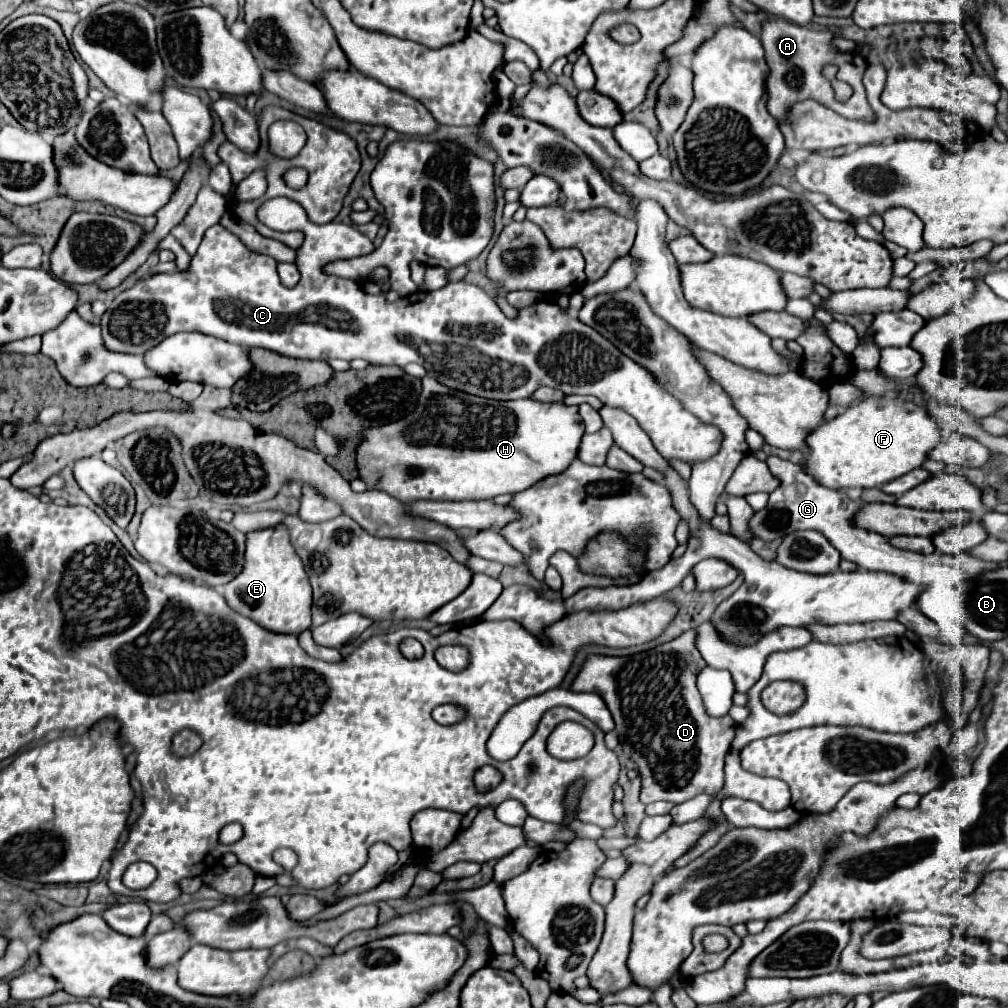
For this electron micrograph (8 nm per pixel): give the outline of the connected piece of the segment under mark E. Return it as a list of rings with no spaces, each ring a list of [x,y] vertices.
[[[284,524],[246,534],[246,564],[242,572],[224,586],[224,598],[238,614],[258,620],[260,626],[272,632],[300,634],[310,628],[310,580],[300,556],[290,544]]]

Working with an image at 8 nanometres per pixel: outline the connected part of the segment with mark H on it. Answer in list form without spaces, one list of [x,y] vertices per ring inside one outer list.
[[[426,376],[426,378],[422,378],[422,394],[420,394],[416,410],[412,414],[408,414],[406,418],[398,420],[398,422],[392,422],[392,424],[380,426],[380,428],[368,428],[364,432],[364,442],[358,446],[356,462],[358,462],[360,478],[364,482],[368,482],[370,486],[376,486],[378,490],[388,492],[390,496],[398,498],[404,504],[408,504],[412,500],[470,500],[470,498],[482,500],[482,498],[496,498],[500,494],[522,492],[524,488],[530,488],[530,486],[538,484],[546,476],[556,476],[556,474],[564,472],[570,466],[570,462],[578,456],[578,446],[580,446],[582,436],[584,436],[584,424],[582,424],[582,418],[578,416],[578,406],[566,406],[564,402],[546,404],[546,402],[538,402],[538,400],[532,400],[532,398],[510,400],[510,402],[486,400],[486,398],[478,398],[478,396],[472,396],[472,394],[466,394],[466,392],[446,388],[438,380]]]

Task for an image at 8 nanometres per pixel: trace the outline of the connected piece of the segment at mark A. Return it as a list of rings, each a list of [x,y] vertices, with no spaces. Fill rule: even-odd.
[[[784,20],[764,22],[760,42],[766,50],[766,62],[770,66],[770,76],[766,80],[766,88],[768,88],[768,96],[770,96],[768,98],[768,112],[778,122],[782,122],[788,116],[790,108],[802,100],[816,100],[848,120],[866,120],[866,122],[874,120],[874,112],[866,100],[866,90],[862,84],[862,76],[868,68],[868,62],[858,52],[834,50],[832,38],[834,38],[834,34],[830,30],[810,30],[806,26],[796,26],[796,24],[784,22]],[[824,64],[840,66],[836,78],[852,86],[854,94],[846,102],[836,100],[832,84],[822,76]]]

